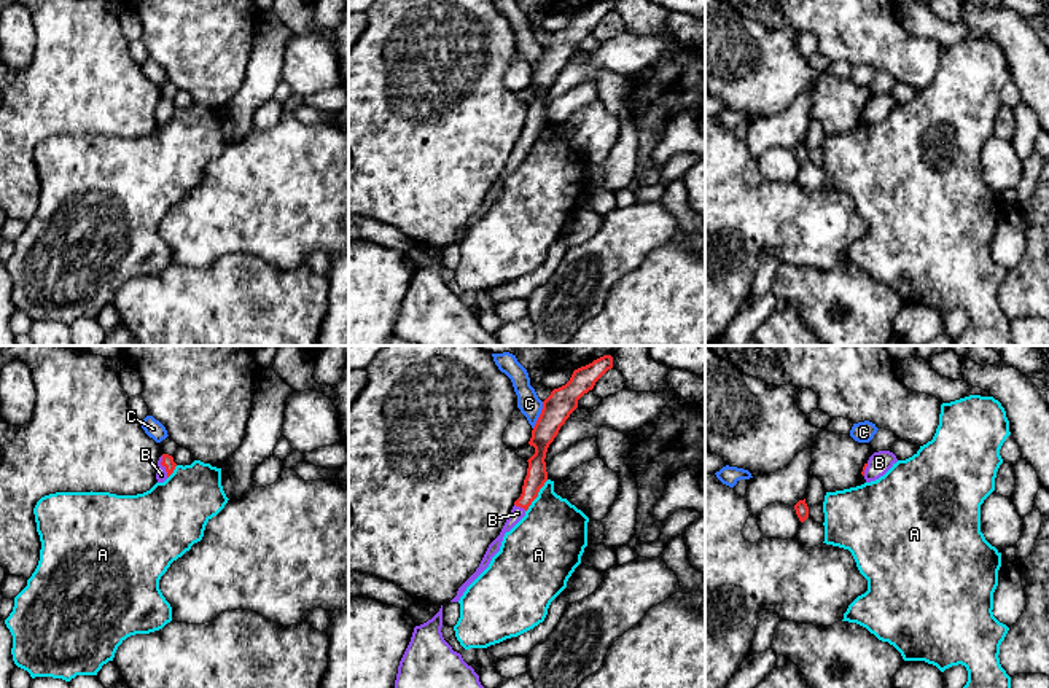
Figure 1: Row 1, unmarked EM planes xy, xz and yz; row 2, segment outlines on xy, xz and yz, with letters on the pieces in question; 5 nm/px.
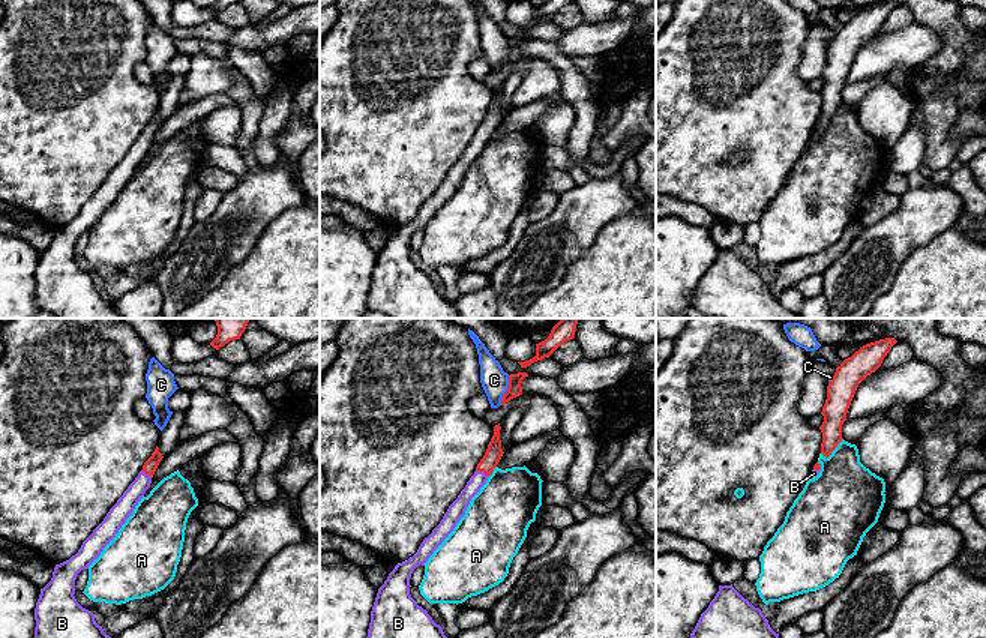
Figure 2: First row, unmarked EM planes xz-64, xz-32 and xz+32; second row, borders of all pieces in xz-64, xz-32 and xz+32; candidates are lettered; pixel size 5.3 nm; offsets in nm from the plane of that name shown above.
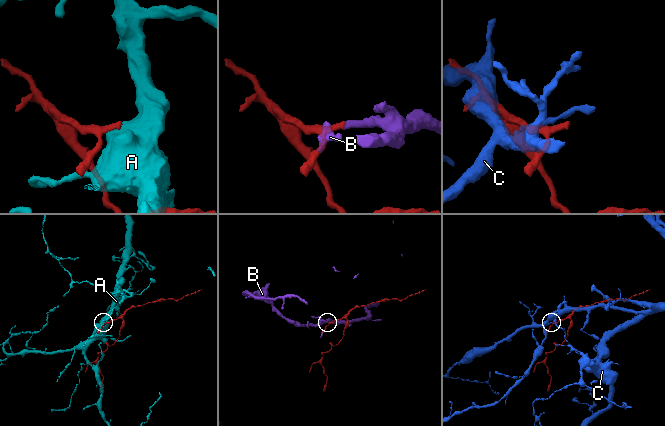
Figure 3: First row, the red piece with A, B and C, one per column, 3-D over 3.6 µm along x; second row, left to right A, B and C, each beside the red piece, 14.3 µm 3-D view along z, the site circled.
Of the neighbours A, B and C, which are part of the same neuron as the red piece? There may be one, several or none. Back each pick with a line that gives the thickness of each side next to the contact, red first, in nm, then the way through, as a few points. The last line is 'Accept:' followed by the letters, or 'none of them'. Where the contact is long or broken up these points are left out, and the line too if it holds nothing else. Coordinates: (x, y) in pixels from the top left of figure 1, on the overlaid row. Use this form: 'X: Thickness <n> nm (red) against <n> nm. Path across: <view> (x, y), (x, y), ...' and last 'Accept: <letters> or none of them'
B: Thickness 60 nm (red) against 60 nm. Path across: xy (167, 461), (163, 465), (161, 475)
Accept: B

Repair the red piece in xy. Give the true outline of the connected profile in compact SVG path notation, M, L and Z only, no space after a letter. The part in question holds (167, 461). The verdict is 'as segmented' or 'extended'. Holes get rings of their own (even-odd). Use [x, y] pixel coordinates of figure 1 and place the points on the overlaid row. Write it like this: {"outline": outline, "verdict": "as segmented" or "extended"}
{"outline": "M162 454L156 465L156 479L158 483L164 483L175 470L177 463L174 457L169 454Z", "verdict": "extended"}

